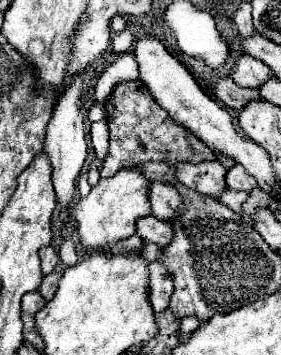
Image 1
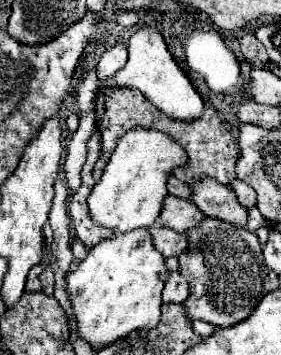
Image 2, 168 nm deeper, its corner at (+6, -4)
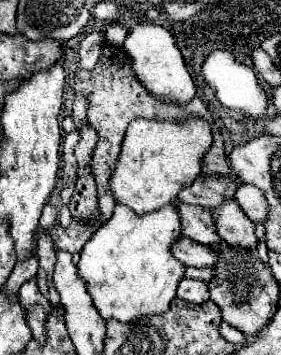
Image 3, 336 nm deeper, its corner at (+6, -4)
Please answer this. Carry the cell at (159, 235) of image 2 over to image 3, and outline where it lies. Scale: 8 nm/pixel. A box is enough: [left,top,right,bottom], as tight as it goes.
[172,236,216,268]

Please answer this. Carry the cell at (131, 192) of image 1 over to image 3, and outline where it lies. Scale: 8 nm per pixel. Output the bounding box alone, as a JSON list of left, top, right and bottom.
[110,116,212,214]

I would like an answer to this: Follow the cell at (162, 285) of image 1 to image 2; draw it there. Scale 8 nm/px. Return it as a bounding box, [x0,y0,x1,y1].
[162,272,190,304]

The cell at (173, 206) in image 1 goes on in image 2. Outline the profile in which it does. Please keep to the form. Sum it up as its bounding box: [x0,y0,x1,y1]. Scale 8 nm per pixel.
[160,196,202,232]

